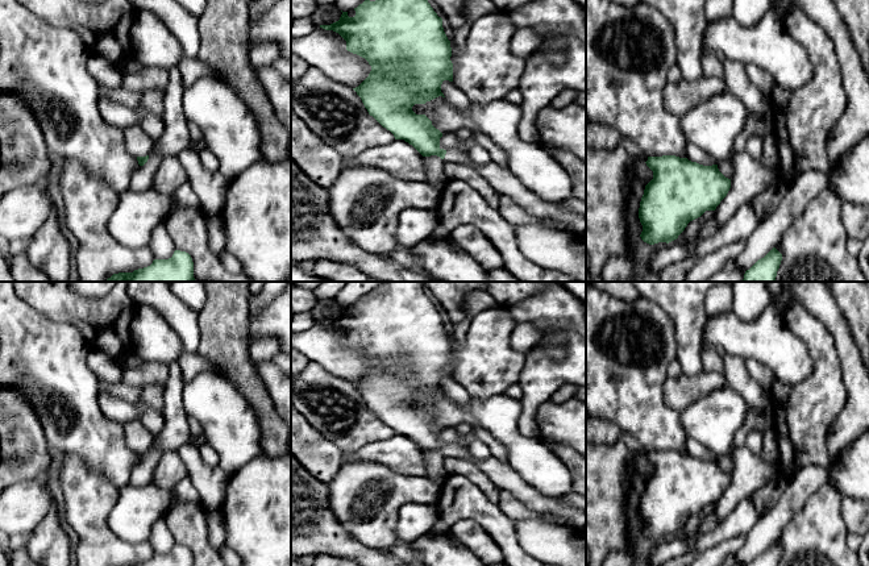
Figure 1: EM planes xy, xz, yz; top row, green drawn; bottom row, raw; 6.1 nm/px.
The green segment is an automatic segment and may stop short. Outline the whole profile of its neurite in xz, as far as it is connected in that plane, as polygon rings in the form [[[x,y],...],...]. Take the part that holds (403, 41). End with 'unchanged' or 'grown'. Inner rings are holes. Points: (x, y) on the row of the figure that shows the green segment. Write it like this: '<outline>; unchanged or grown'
[[[365,0],[354,11],[354,17],[342,12],[338,21],[320,25],[320,28],[338,33],[346,41],[346,50],[365,58],[371,66],[369,76],[353,88],[370,116],[390,130],[395,140],[404,140],[423,157],[437,155],[444,162],[470,166],[487,179],[499,196],[511,197],[535,217],[566,224],[575,236],[586,237],[586,216],[567,209],[564,201],[541,199],[500,165],[481,166],[466,151],[441,149],[442,133],[432,125],[425,115],[416,115],[412,111],[415,104],[425,104],[438,96],[445,97],[441,92],[441,84],[444,80],[453,82],[450,41],[444,32],[442,18],[437,16],[428,0]]]; grown

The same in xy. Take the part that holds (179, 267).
[[[175,250],[169,259],[154,259],[147,267],[113,274],[105,282],[195,282],[194,262],[188,253]]]; unchanged

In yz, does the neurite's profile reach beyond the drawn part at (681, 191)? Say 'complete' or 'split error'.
complete

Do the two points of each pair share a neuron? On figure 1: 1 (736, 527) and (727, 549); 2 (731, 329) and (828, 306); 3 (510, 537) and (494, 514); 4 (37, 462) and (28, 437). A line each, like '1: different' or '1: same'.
1: different
2: different
3: same
4: same

